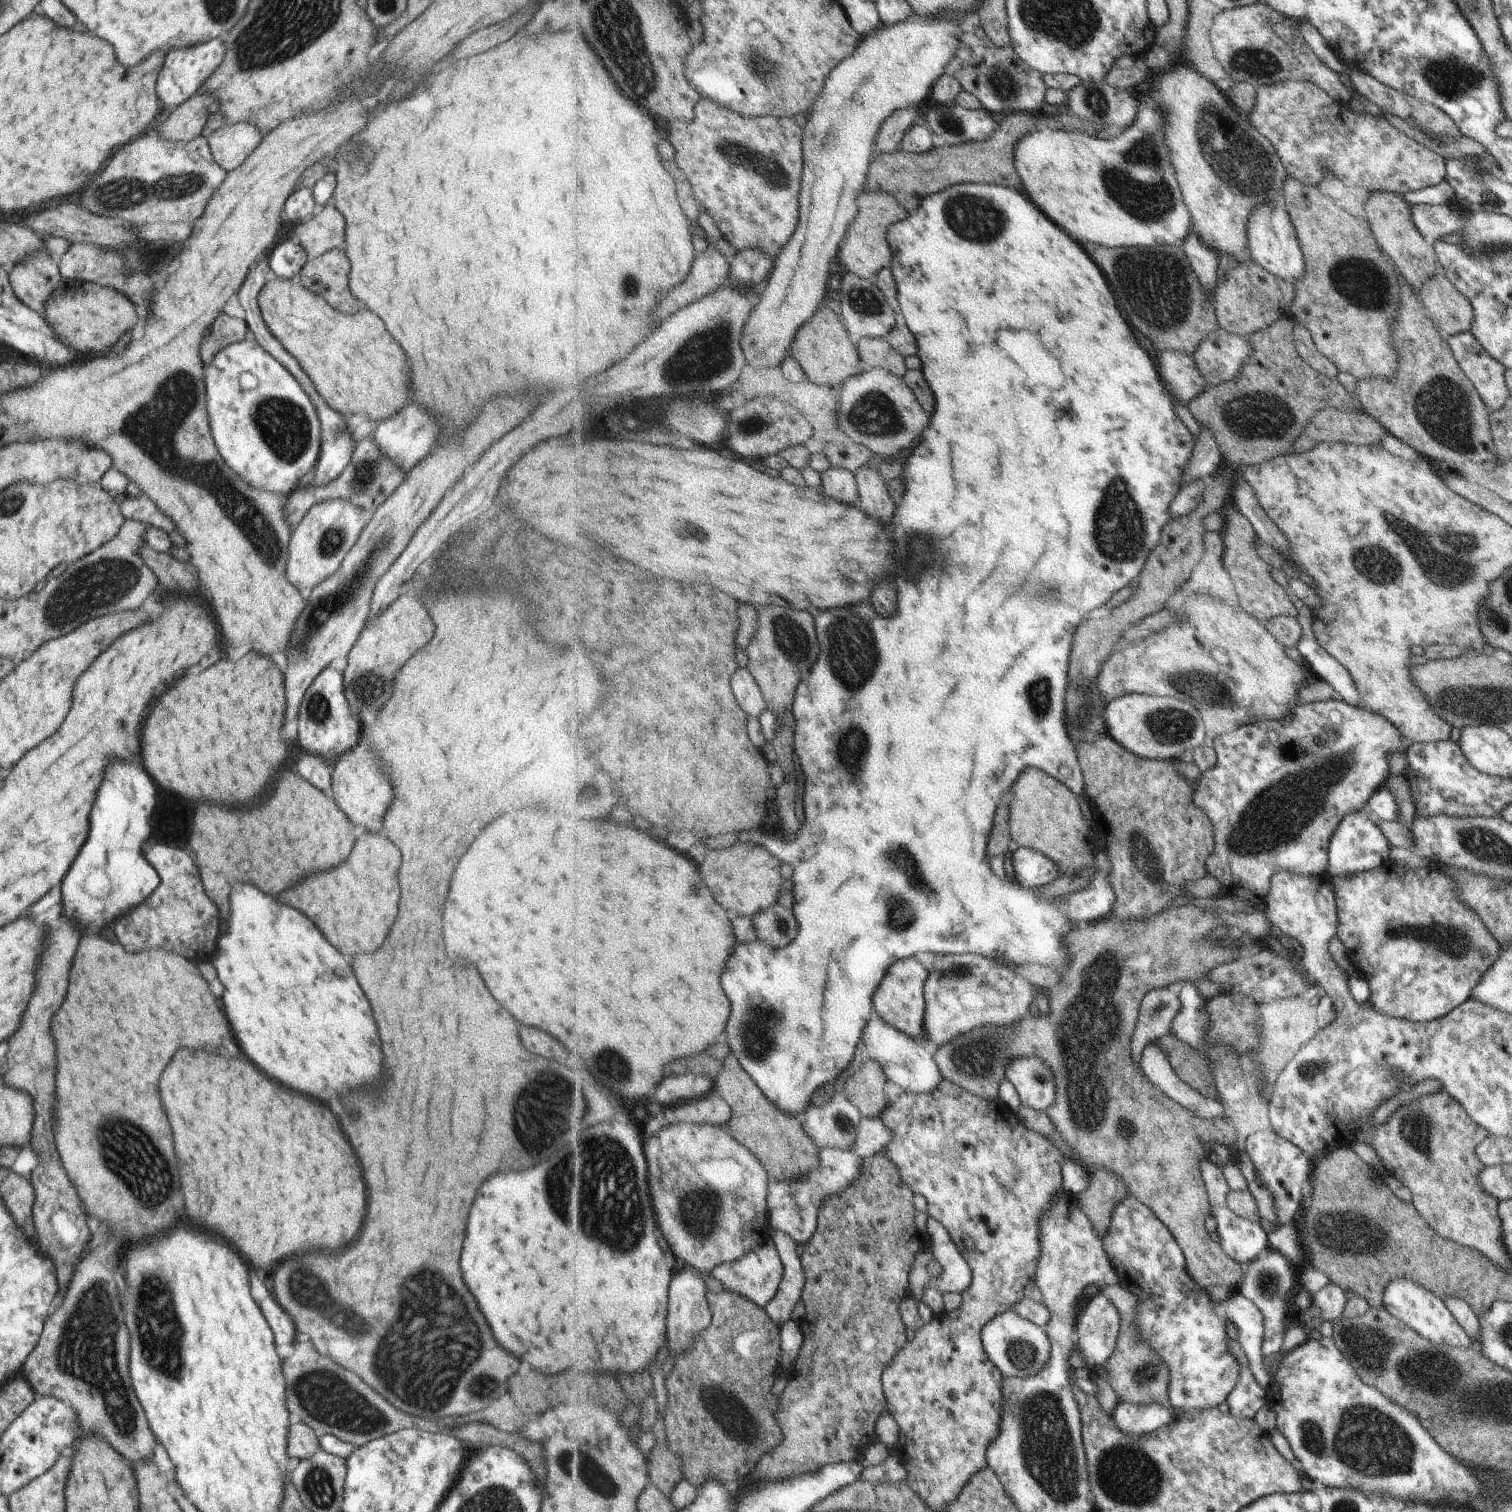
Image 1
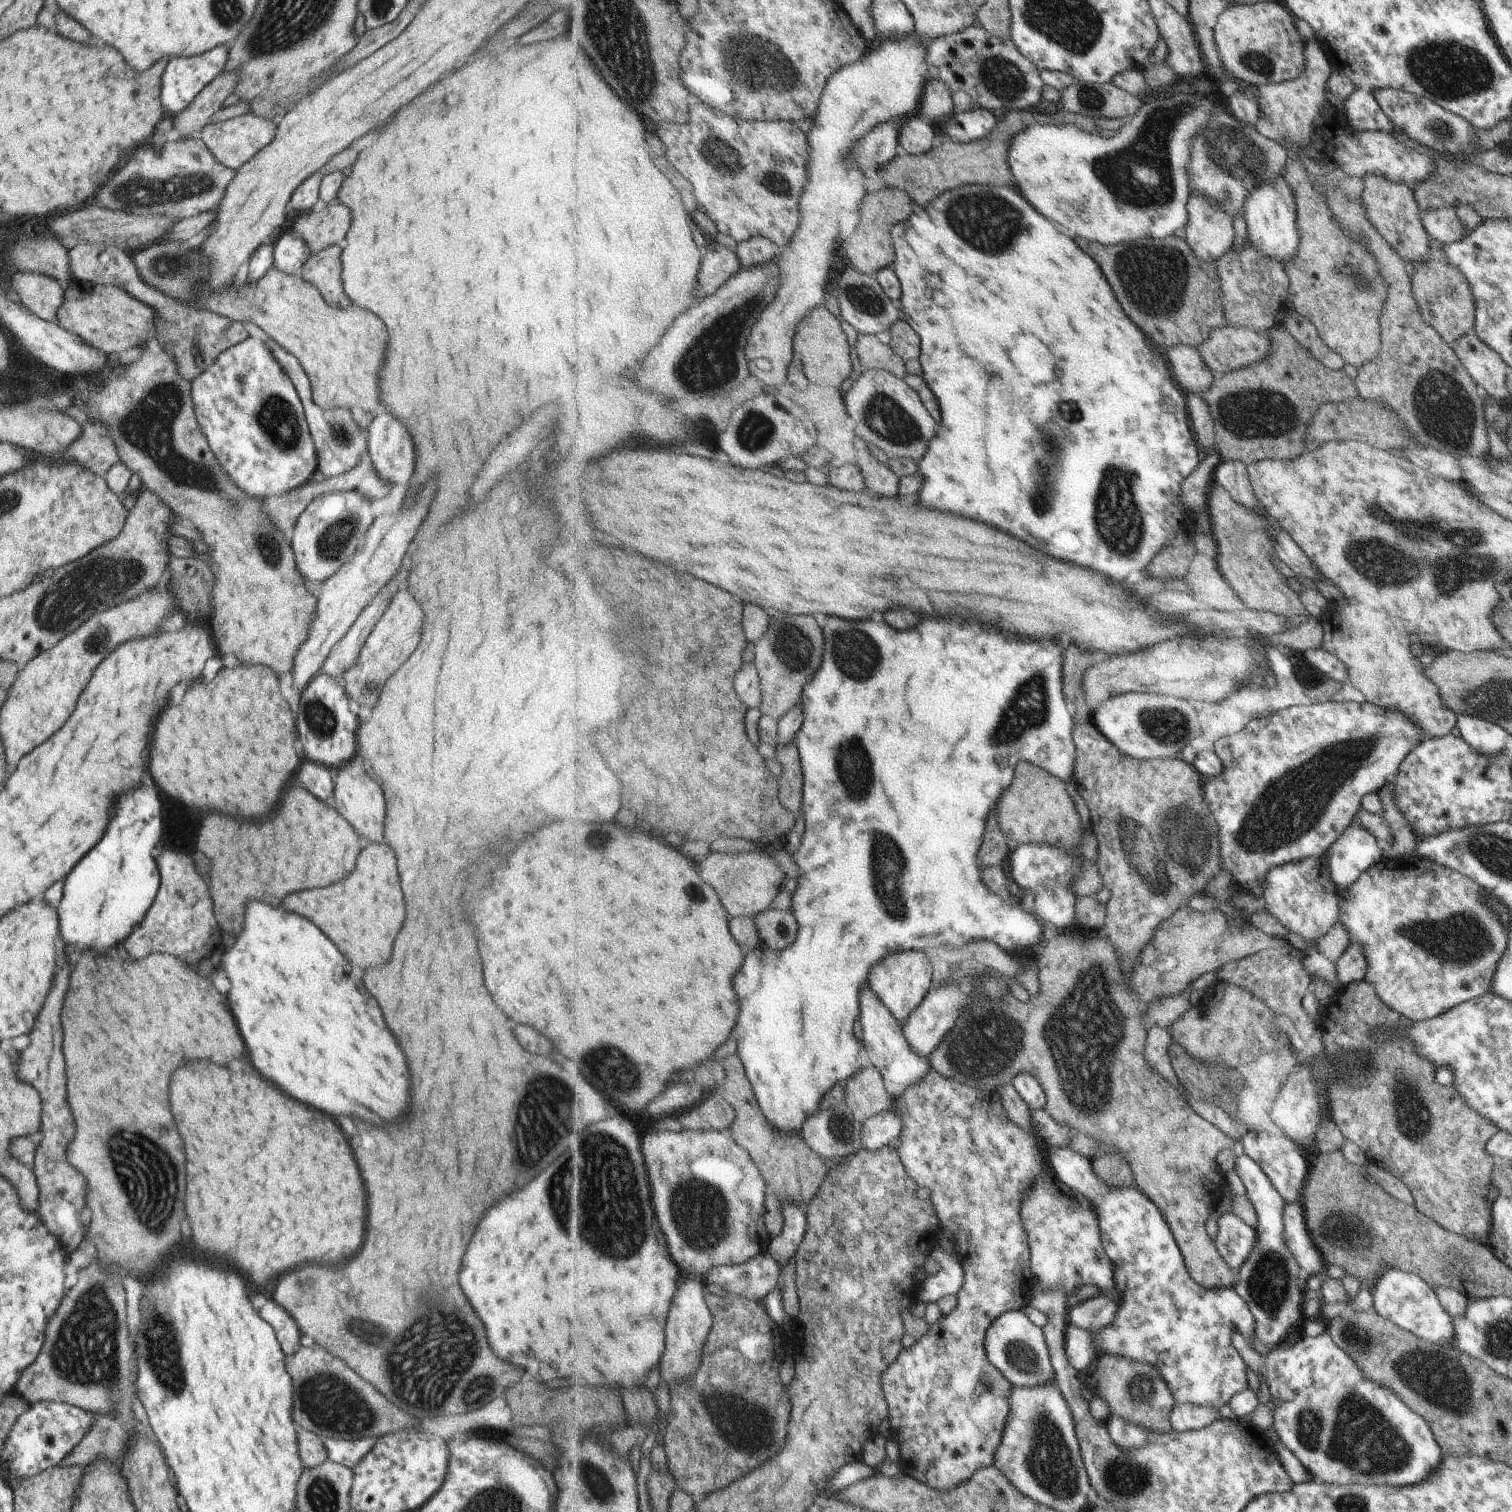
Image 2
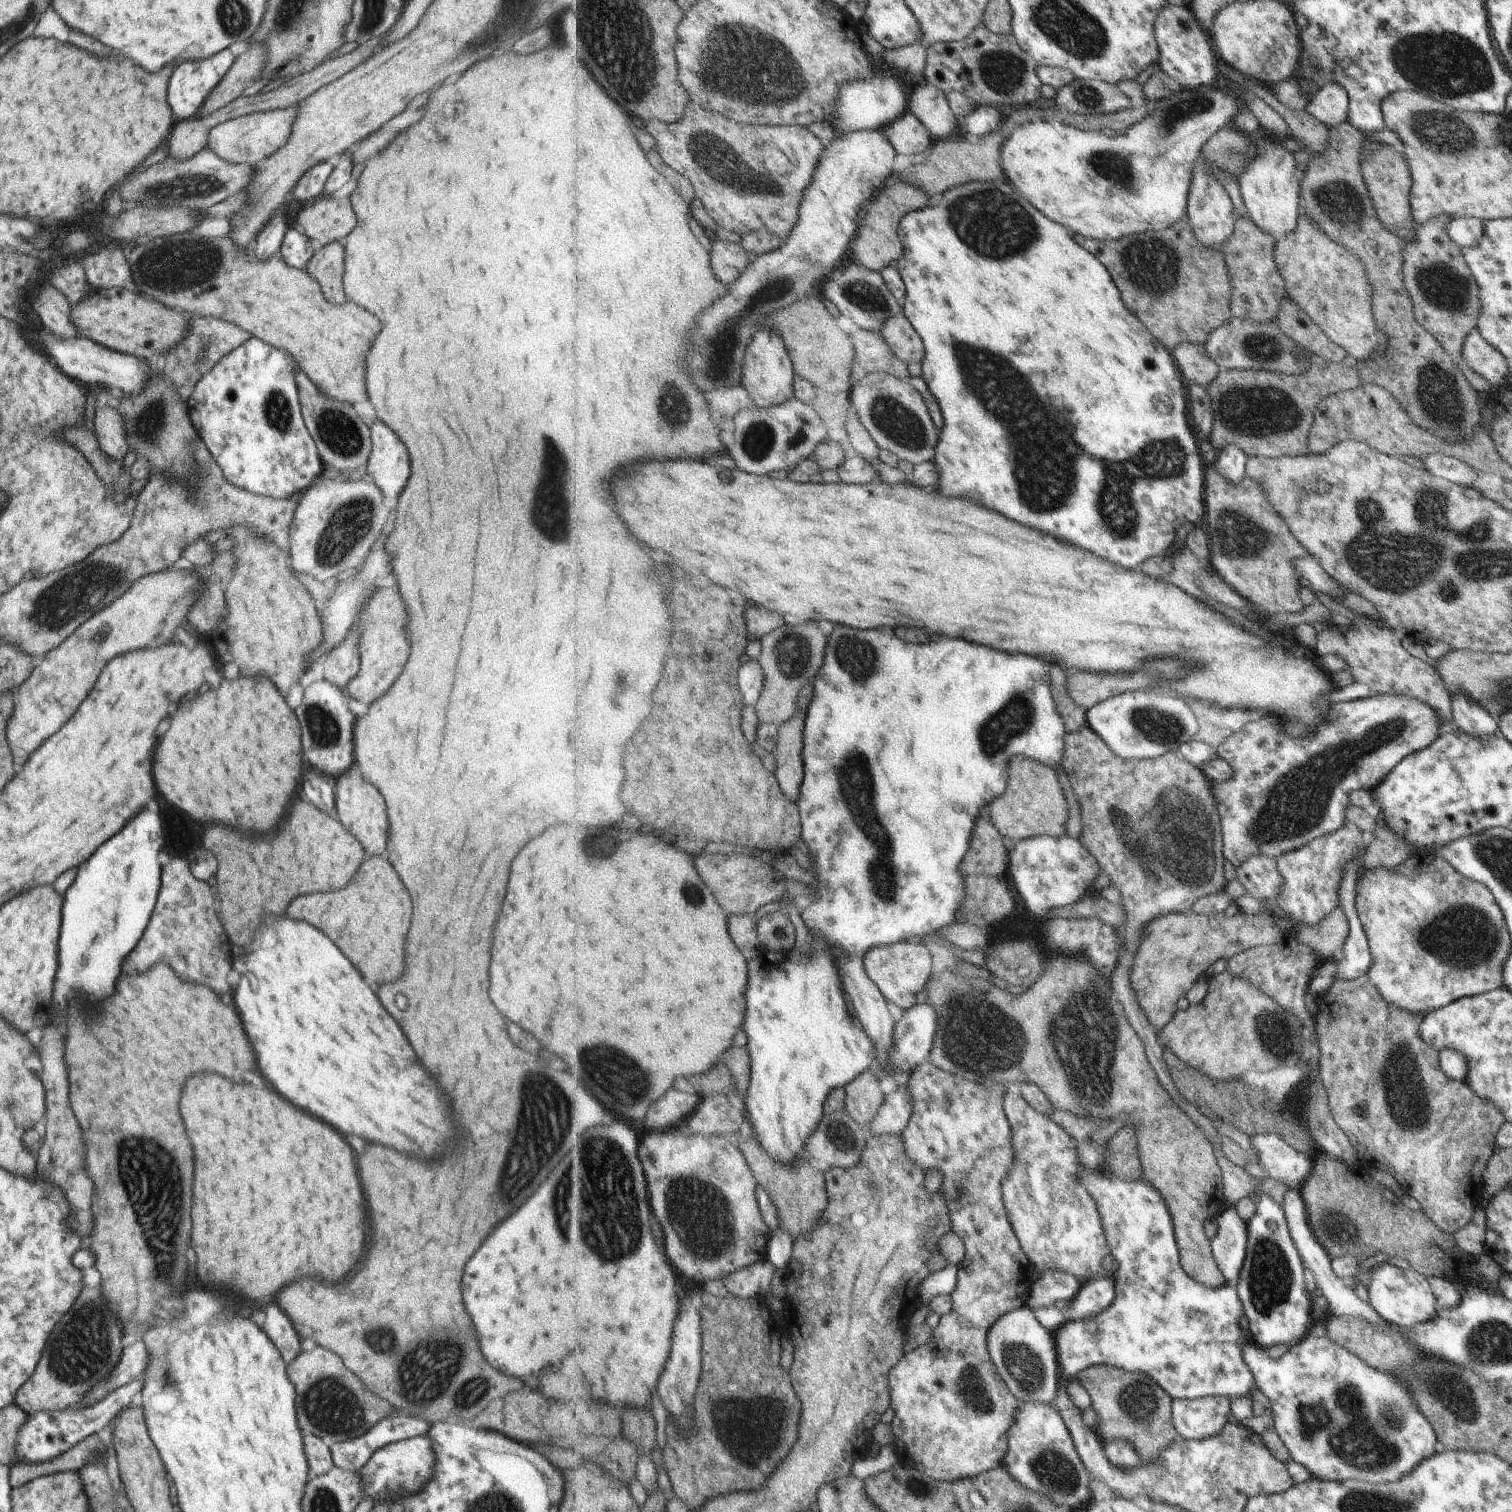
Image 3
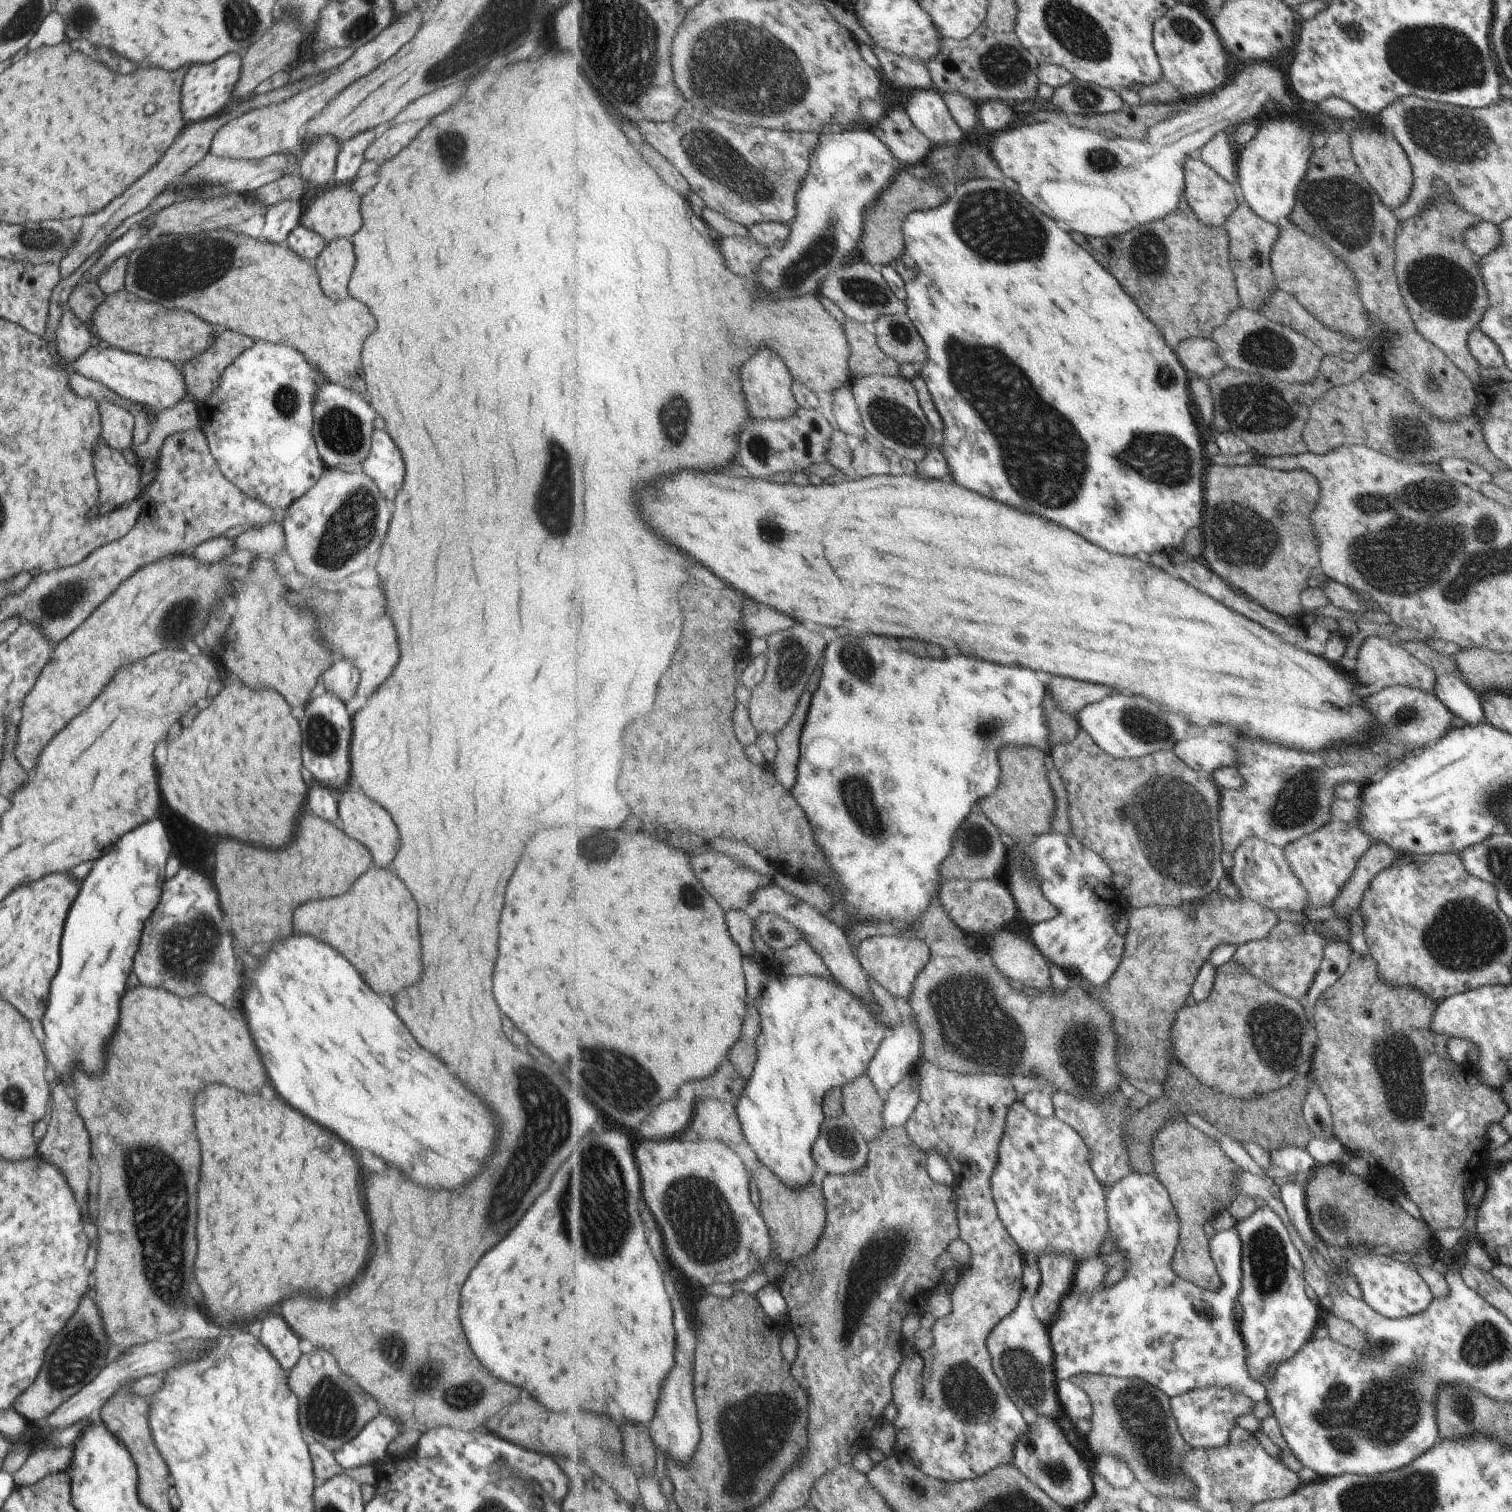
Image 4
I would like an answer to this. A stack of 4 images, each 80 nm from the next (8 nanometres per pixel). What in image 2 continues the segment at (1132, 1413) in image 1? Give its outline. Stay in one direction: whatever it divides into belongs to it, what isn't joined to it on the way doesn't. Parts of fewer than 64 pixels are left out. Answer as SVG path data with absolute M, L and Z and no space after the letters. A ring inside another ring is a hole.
M1121 1417L1107 1418L1112 1444L1125 1451L1142 1449L1150 1444L1151 1432L1148 1427L1126 1421Z

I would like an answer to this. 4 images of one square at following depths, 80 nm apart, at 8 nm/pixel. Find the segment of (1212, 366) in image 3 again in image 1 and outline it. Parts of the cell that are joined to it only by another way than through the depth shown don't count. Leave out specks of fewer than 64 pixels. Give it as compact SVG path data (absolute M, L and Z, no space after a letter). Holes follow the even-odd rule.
M1162 351L1156 353L1156 360L1166 389L1181 404L1188 405L1208 388L1208 380L1198 367L1194 353Z

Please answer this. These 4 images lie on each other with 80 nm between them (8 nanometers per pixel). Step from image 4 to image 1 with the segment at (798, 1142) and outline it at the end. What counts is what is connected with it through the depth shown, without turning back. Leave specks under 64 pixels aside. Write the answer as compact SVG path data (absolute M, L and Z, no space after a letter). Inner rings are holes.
M959 183L948 189L936 189L904 221L891 225L888 235L891 248L895 251L893 272L899 284L899 302L909 328L917 336L923 372L935 396L935 414L931 416L931 424L923 430L919 445L913 449L903 466L902 481L904 493L907 493L907 504L897 512L895 540L899 554L907 556L911 550L907 542L911 534L927 538L931 536L931 542L937 548L937 562L919 580L905 576L897 578L899 614L895 618L883 618L865 604L859 608L841 608L833 614L827 610L817 616L821 660L815 663L811 676L805 676L805 680L799 683L792 710L798 724L794 750L805 777L803 806L807 818L804 818L799 836L793 842L785 842L763 830L742 832L737 836L741 843L764 846L794 869L793 909L799 932L797 938L786 947L772 947L761 940L738 945L735 958L731 958L731 968L727 968L727 976L723 976L723 988L727 988L727 996L731 996L733 1002L724 1037L766 1098L784 1114L799 1118L812 1106L810 1103L813 1103L816 1094L820 1094L823 1086L837 1080L841 1072L853 1064L855 1050L861 1042L865 1027L869 1019L874 1017L875 991L889 972L888 968L898 960L921 952L931 952L937 956L976 953L991 958L999 956L1015 964L1042 964L1055 972L1061 972L1072 965L1072 955L1066 944L1068 934L1065 932L1074 931L1079 923L1093 923L1108 918L1112 912L1117 896L1110 886L1111 865L1103 834L1099 834L1097 873L1088 887L1048 900L1039 896L1039 890L1031 888L1029 892L1029 888L1023 888L1021 884L1013 886L1009 878L1001 880L992 869L987 847L997 806L1003 796L1013 790L1013 780L1016 781L1024 769L1040 768L1063 781L1078 797L1084 796L1084 774L1079 762L1078 746L1068 729L1066 707L1073 634L1083 618L1086 619L1093 610L1105 606L1117 590L1137 581L1147 556L1159 544L1163 528L1172 519L1169 506L1179 494L1196 445L1193 434L1177 416L1174 396L1166 389L1157 370L1156 354L1133 336L1133 330L1119 312L1115 294L1109 288L1101 268L1065 230L1051 222L1019 190L987 183ZM868 622L871 626L868 626ZM899 898L907 900L899 904Z

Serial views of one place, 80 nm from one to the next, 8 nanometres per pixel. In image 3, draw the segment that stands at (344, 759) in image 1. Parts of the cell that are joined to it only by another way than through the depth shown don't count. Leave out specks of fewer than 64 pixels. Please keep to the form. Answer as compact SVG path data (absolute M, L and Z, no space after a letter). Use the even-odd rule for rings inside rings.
M354 764L343 775L332 780L332 783L335 792L335 812L333 812L335 819L359 842L366 856L381 854L385 850L385 842L389 836L389 828L387 828L389 824L379 792L373 786L365 784Z

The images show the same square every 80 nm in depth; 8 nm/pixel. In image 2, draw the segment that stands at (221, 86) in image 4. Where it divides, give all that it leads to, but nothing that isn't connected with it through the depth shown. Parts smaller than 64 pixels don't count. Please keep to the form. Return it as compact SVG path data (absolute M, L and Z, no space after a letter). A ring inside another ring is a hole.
M221 45L194 57L171 57L160 76L159 98L166 115L179 114L206 84L224 70L227 57L228 49Z

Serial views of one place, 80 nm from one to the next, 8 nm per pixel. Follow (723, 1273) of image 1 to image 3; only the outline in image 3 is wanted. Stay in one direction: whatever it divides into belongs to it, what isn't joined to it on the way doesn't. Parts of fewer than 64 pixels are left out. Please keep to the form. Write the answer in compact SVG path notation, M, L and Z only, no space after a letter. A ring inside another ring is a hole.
M765 1259L727 1275L722 1281L730 1294L747 1299L763 1298L769 1294L775 1269L773 1263Z

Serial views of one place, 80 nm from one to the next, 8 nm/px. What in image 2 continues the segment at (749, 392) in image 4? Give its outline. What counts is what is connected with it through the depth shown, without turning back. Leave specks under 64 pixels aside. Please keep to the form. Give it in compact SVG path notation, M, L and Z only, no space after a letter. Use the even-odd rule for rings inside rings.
M917 33L911 37L900 37L895 41L881 40L879 46L869 51L863 60L852 63L836 71L827 84L827 90L823 93L823 100L813 122L813 128L807 132L810 144L810 163L808 164L809 180L806 191L800 200L800 227L795 240L791 240L789 248L780 253L776 258L777 268L780 270L780 288L776 291L776 300L763 311L752 328L747 343L746 357L750 372L767 388L781 388L785 380L789 381L789 369L793 364L793 336L795 328L810 312L815 310L821 303L825 302L825 284L829 276L829 264L831 254L835 250L835 240L841 234L841 214L845 210L855 210L861 202L864 202L866 193L863 188L863 172L851 165L848 160L850 148L855 141L863 138L881 123L892 121L903 121L908 116L916 114L925 92L926 84L929 82L929 72L926 60L930 53L930 44L925 43Z

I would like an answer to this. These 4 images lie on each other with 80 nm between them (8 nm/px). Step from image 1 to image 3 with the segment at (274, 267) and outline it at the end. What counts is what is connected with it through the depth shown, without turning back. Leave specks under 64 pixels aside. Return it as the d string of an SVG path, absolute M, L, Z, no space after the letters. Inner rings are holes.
M287 229L278 248L277 254L290 266L298 269L305 268L313 256L315 249L311 241L301 231Z

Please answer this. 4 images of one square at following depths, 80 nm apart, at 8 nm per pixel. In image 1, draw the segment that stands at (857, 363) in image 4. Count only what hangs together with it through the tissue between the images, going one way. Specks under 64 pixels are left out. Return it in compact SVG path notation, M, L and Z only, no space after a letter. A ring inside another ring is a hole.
M867 338L857 339L857 347L861 364L865 369L883 367L897 376L904 377L908 371L903 356L887 339Z

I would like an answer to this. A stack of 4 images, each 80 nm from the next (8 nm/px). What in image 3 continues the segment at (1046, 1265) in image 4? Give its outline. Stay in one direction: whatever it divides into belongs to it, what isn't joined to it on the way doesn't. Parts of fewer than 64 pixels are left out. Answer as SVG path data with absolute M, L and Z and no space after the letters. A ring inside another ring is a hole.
M1045 1269L1041 1276L1034 1281L1027 1293L1025 1304L1033 1309L1059 1302L1073 1300L1082 1287L1080 1280L1065 1271L1048 1271Z

